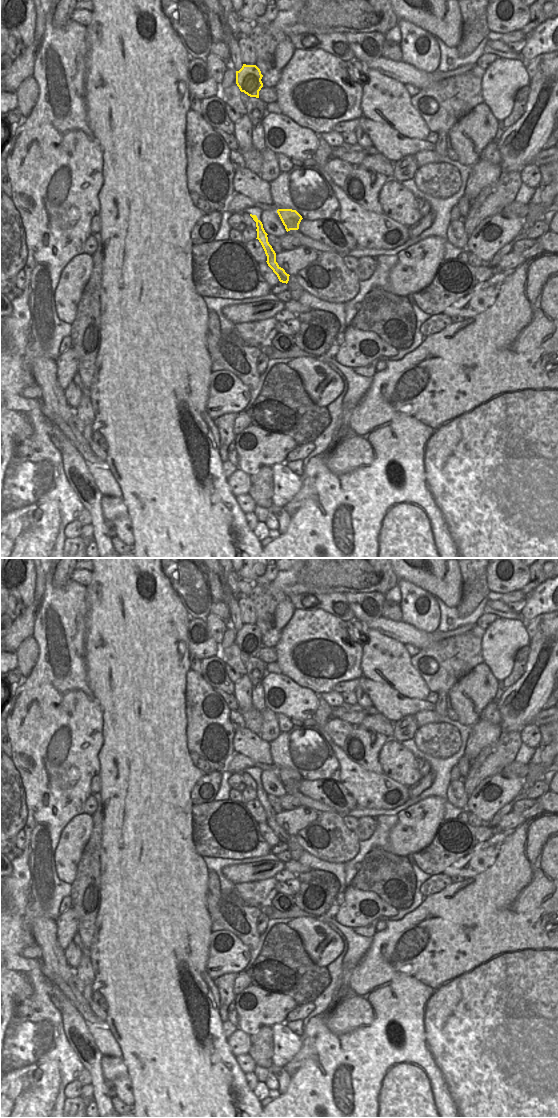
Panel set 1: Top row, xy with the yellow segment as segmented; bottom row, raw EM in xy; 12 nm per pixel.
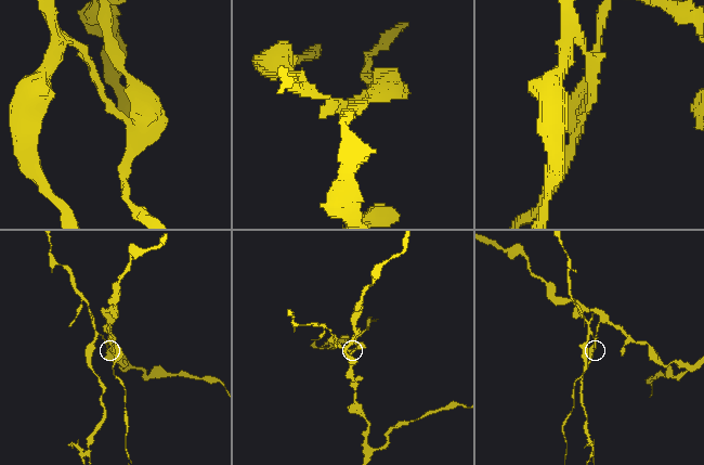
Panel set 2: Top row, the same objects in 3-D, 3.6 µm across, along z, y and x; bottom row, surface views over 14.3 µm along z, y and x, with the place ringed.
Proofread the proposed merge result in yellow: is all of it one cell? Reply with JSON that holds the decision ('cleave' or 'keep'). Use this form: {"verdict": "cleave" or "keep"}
{"verdict": "cleave"}

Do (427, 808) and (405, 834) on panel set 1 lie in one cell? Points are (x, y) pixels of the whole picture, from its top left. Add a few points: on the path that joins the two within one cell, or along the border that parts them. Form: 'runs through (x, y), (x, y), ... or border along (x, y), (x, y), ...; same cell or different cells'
runs through (426, 815), (412, 829); same cell

